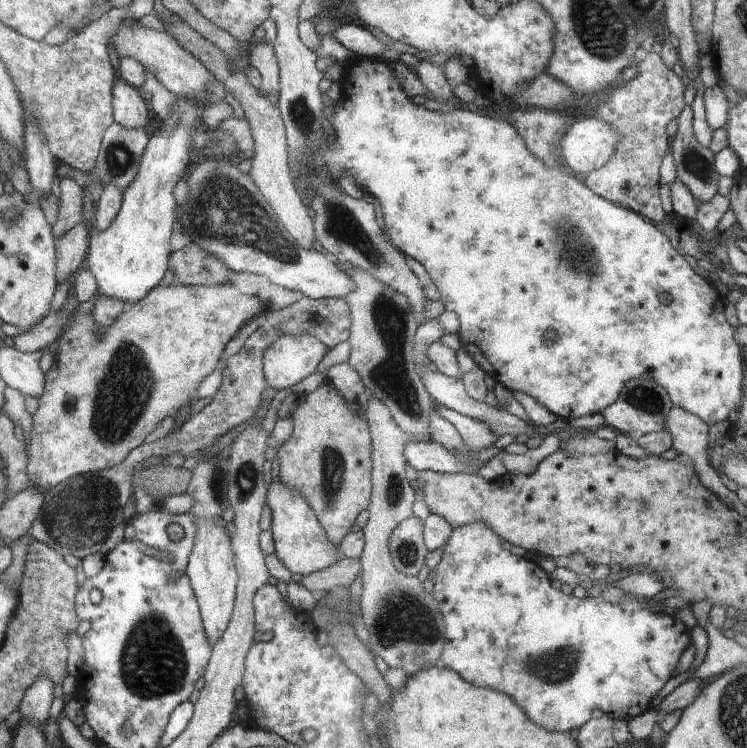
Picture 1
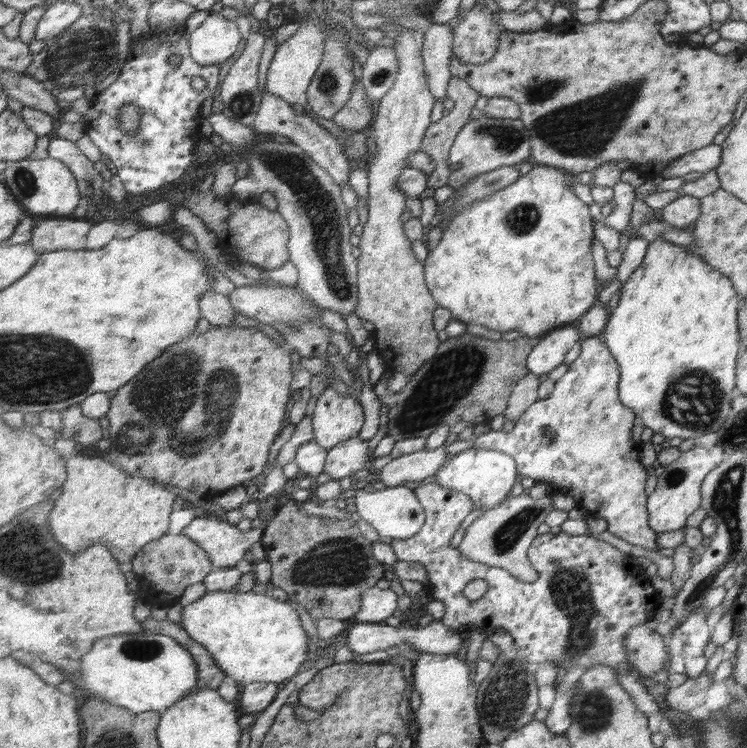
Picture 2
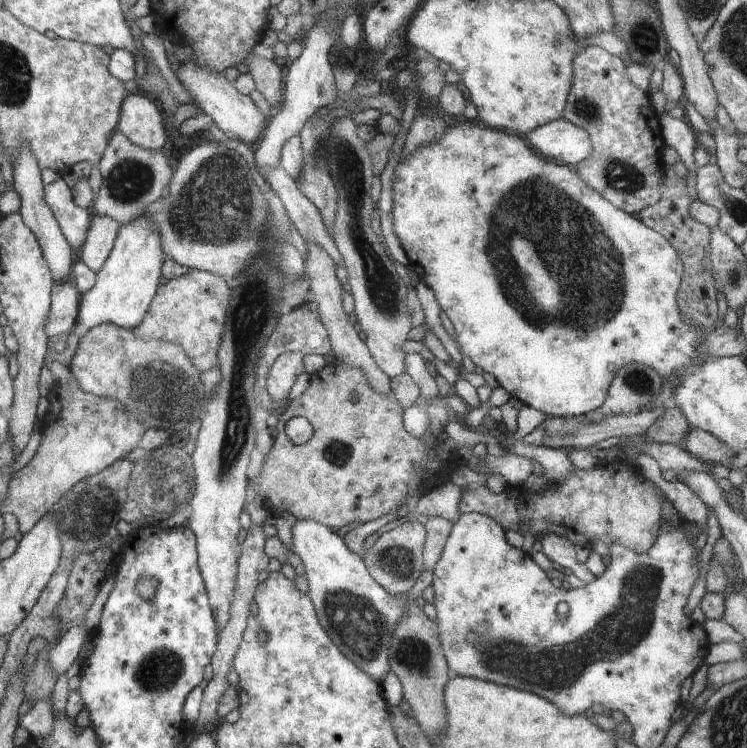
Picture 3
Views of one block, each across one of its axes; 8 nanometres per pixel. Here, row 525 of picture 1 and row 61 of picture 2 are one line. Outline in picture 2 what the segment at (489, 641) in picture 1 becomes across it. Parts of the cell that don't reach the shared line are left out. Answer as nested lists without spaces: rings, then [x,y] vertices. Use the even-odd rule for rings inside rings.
[[[475,2],[475,6],[452,28],[452,54],[476,65],[492,59],[499,48],[500,33],[503,32],[498,24],[494,24],[493,14],[496,13]]]

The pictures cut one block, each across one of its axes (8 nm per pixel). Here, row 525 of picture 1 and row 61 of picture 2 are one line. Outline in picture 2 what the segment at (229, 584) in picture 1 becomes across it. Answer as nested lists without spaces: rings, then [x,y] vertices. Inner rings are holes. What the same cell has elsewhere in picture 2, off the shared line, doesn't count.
[[[213,12],[188,35],[191,57],[201,65],[224,64],[236,52],[238,40],[236,20],[226,20],[224,15]]]

